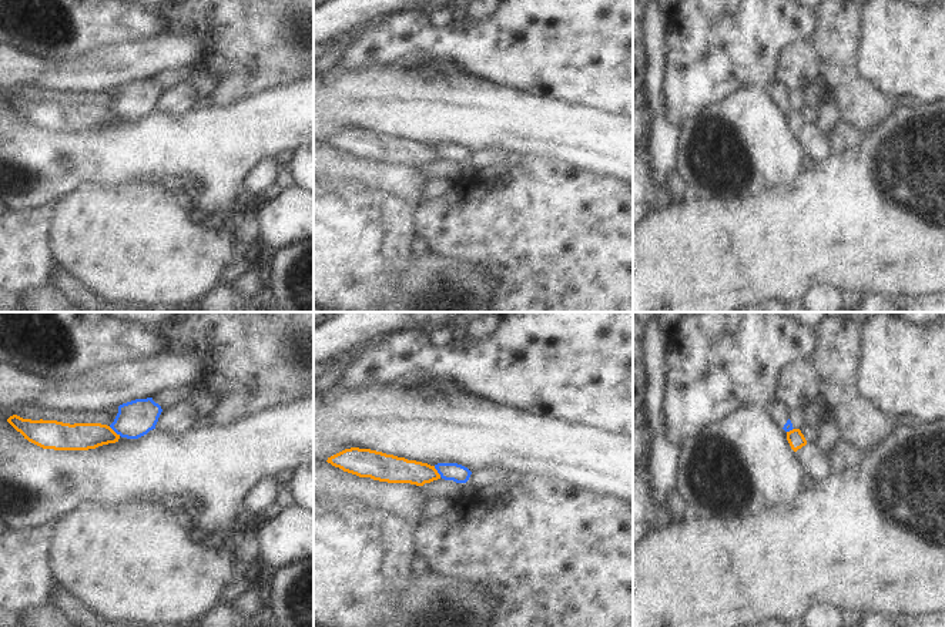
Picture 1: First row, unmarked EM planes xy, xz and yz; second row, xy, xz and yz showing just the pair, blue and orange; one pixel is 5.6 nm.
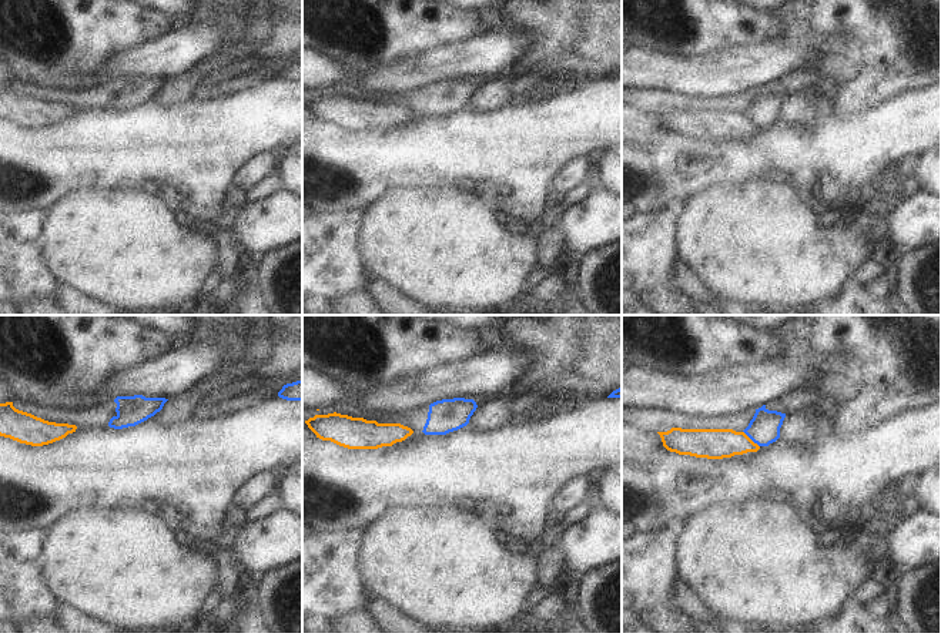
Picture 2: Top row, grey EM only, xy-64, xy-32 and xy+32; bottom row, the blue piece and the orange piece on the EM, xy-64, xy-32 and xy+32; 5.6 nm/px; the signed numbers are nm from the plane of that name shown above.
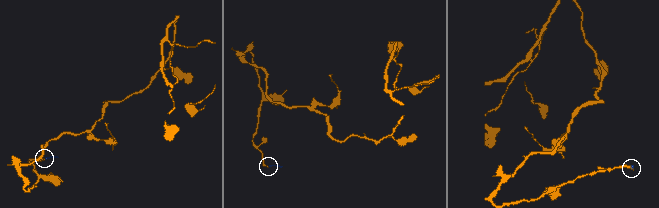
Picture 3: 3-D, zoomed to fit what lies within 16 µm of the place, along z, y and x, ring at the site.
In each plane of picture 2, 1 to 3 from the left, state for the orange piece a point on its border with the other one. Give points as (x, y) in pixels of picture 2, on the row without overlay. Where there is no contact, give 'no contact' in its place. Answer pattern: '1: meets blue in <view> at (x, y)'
1: no contact
2: no contact
3: meets blue in xy+32 at (752, 120)

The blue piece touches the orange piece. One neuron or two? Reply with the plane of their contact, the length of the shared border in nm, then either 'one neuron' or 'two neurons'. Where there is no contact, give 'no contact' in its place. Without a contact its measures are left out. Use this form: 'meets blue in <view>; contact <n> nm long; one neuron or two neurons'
meets blue in xy; contact 90 nm long; two neurons

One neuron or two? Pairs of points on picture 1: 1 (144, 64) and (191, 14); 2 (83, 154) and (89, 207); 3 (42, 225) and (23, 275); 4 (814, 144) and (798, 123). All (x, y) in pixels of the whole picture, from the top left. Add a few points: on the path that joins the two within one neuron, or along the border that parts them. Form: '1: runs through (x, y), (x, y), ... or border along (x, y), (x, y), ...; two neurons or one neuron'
1: border along (170, 32), (201, 32), (207, 36); two neurons
2: border along (120, 184), (84, 184), (59, 204); two neurons
3: runs through (29, 238), (23, 244), (23, 262); one neuron
4: runs through (811, 138), (801, 128); one neuron

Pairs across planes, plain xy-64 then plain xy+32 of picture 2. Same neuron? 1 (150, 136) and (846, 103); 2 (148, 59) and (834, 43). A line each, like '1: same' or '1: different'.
1: different
2: different

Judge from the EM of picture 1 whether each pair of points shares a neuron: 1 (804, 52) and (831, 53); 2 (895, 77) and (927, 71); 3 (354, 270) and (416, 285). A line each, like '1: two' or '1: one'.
1: two
2: one
3: two

